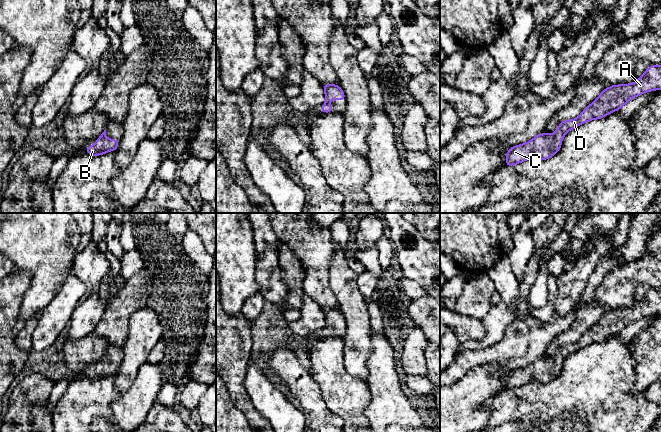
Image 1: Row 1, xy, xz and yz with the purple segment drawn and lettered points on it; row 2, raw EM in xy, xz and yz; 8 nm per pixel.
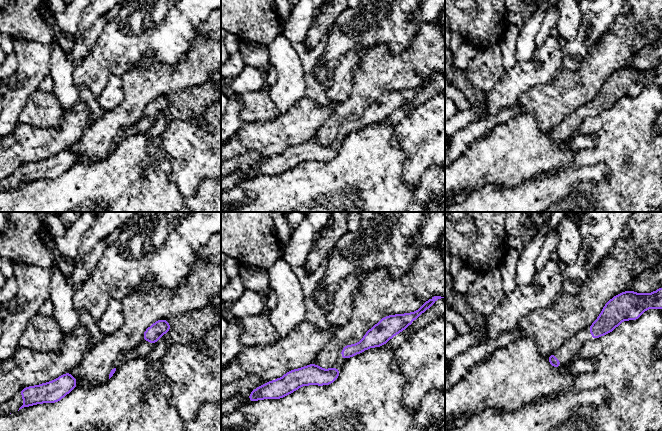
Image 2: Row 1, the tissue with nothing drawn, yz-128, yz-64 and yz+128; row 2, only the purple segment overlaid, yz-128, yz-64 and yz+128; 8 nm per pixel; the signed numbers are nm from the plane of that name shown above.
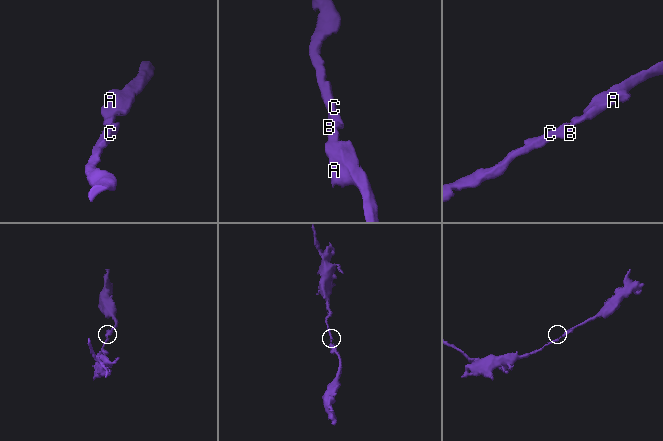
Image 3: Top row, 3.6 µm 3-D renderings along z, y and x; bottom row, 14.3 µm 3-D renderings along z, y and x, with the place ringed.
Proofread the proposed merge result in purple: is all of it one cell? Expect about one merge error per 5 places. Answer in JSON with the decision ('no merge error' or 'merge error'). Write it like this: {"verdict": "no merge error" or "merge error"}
{"verdict": "no merge error"}

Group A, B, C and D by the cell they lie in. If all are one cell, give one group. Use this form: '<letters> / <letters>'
A B C D

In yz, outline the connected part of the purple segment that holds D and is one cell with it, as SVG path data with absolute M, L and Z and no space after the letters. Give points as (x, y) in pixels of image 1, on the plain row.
M661 289L648 291L635 307L609 310L578 342L563 344L553 359L540 357L527 367L510 371L505 390L513 390L527 383L547 384L560 374L562 363L569 354L593 343L602 343L621 333L630 323L652 314L661 314Z

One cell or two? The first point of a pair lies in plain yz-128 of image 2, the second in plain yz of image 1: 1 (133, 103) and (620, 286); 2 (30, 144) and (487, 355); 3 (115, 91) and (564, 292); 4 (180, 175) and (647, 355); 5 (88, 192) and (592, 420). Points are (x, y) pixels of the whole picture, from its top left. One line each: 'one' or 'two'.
1: one
2: one
3: one
4: one
5: one

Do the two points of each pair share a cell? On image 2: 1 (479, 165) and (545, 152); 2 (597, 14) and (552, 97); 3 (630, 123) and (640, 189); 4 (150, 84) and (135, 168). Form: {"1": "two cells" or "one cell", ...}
{"1": "one cell", "2": "two cells", "3": "one cell", "4": "two cells"}

